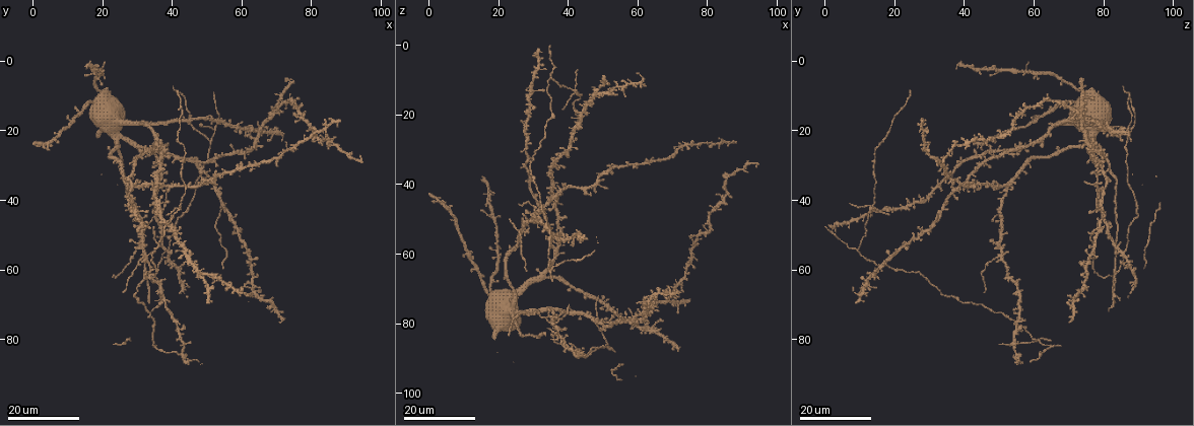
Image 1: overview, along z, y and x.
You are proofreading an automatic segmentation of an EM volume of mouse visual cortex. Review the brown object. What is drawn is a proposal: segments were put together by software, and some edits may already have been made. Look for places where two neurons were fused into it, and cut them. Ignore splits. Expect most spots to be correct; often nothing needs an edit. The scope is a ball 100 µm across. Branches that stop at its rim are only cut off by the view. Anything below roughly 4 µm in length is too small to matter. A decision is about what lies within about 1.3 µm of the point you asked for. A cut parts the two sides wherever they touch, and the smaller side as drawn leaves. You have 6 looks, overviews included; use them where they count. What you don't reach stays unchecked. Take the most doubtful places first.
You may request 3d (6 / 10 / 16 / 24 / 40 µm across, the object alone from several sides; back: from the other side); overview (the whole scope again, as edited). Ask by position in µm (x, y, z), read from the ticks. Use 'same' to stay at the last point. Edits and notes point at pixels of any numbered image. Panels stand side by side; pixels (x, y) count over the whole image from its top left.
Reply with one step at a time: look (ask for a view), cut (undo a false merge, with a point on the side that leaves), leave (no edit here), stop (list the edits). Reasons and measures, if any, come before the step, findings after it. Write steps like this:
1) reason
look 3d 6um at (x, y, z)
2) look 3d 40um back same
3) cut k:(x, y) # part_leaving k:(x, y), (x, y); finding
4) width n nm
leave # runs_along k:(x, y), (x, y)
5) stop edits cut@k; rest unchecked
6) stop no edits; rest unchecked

four-way junction
look 3d 16um at (42.5, 42.5, 13.5)

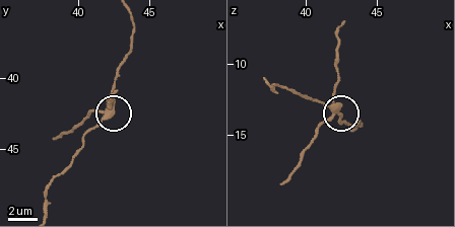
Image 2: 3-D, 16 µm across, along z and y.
closer look
look 3d 6um same

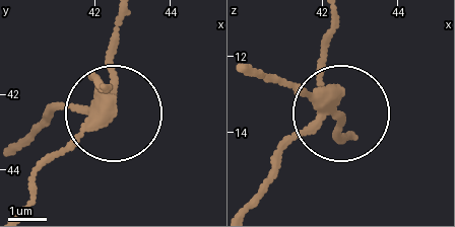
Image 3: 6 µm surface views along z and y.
width 330 nm
cut 3:(319, 60) # part_leaving 3:(321, 105), (331, 18); two neurons meet here

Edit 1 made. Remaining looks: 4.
look overview

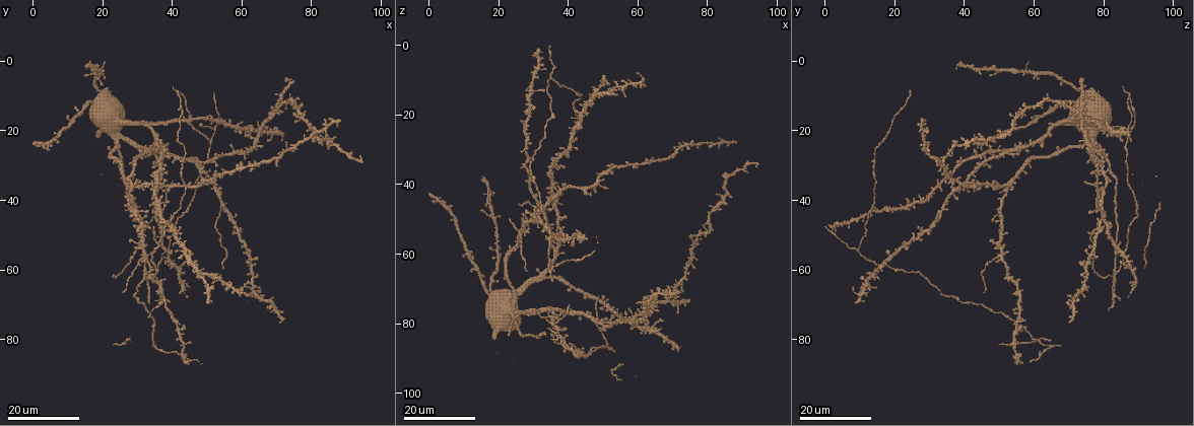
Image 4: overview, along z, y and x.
looks like a crossing
look 3d 24um at (32.0, 56.5, 50.5)

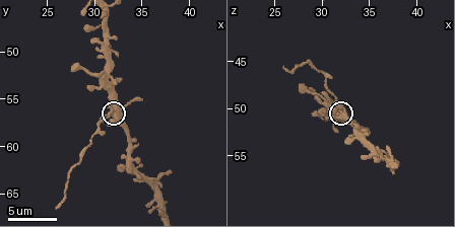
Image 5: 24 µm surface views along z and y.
look 3d 10um at (31.8, 56.0, 50.2)

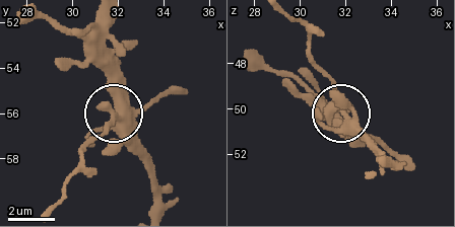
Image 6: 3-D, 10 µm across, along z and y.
look 3d 6um at (31.9, 56.3, 50.2)

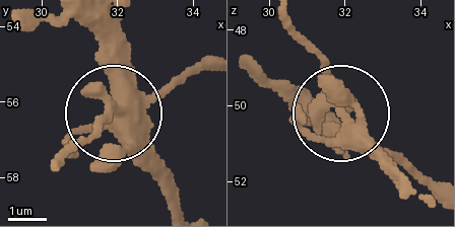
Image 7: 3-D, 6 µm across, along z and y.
width 360 nm
cut 7:(80, 141) # two neurons meet here

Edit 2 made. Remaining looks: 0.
stop edits cut@3, cut@7; rest unchecked

